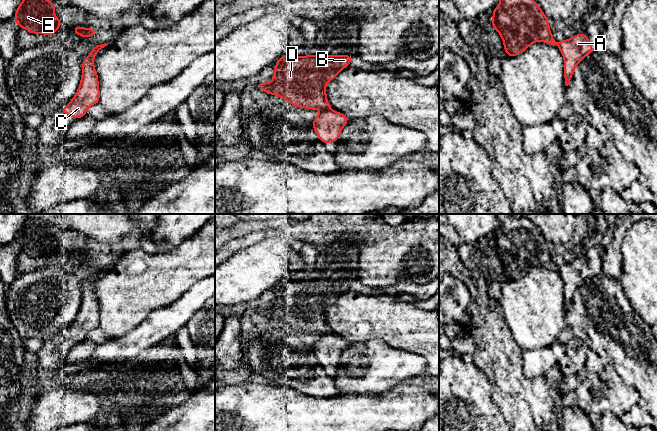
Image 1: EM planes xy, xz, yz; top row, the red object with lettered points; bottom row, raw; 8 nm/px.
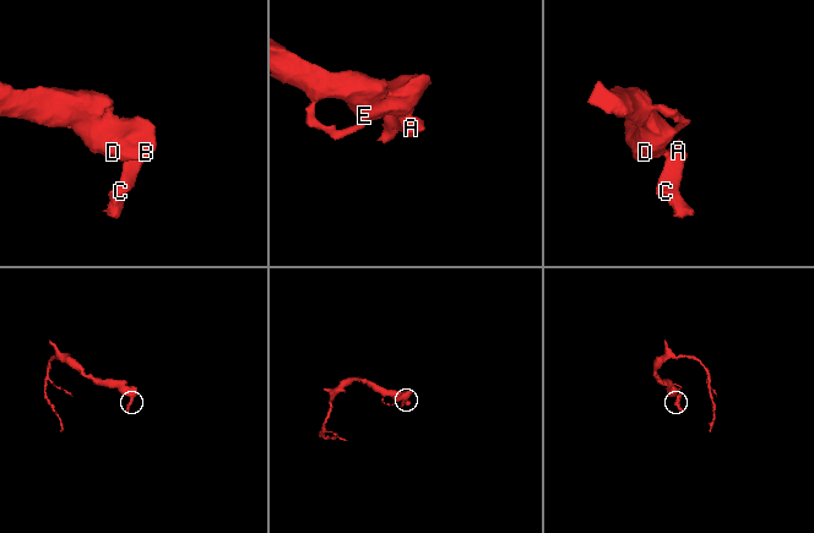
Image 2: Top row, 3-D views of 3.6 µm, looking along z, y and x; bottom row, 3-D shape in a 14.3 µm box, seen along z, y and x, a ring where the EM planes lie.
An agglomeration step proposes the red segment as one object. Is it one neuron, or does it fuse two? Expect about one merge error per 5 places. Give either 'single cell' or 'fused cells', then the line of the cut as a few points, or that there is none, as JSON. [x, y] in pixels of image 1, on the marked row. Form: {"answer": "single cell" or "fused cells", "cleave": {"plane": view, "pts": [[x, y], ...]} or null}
{"answer": "fused cells", "cleave": {"plane": "xz", "pts": [[329, 108], [323, 110]]}}

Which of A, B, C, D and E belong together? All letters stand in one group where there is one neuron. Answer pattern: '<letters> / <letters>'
A C / B D E

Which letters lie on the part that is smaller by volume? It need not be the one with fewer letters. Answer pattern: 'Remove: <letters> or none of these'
Remove: A, C

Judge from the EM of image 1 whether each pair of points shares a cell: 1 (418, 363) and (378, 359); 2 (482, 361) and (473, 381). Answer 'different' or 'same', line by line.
1: same
2: different

